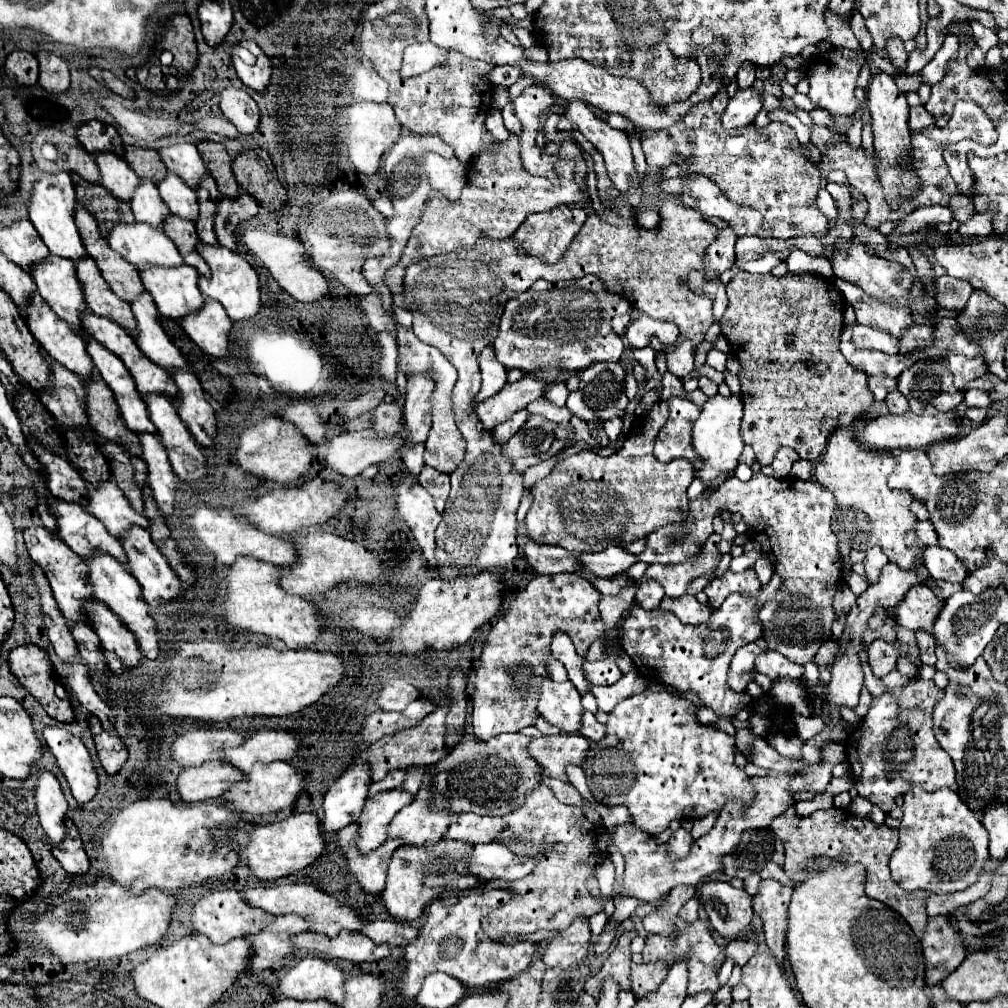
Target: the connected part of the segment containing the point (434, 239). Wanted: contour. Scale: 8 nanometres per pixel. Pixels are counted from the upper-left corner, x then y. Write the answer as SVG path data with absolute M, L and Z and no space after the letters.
M514 133L506 141L488 145L468 163L468 179L456 203L448 203L448 197L442 197L442 193L436 193L426 201L422 217L412 229L412 235L408 239L408 245L404 247L400 261L392 269L388 269L384 277L384 283L388 285L390 293L400 293L406 267L418 259L426 259L438 253L450 253L456 249L470 249L474 241L480 237L480 233L488 233L488 237L494 239L510 237L530 213L548 211L562 203L590 201L590 189L582 189L574 177L576 161L556 161L558 185L554 185L546 177L532 177L530 173L526 173L522 169L518 151L518 137Z

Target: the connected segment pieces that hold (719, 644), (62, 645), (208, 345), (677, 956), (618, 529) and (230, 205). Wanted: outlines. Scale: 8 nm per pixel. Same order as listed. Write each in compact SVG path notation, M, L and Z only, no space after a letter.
M772 575L768 587L760 591L760 597L754 603L754 597L732 593L718 609L712 611L708 623L704 625L684 625L672 613L662 613L660 609L644 611L638 605L632 607L632 613L626 615L620 629L620 643L624 651L632 657L638 673L650 683L666 683L676 691L692 691L712 709L718 717L734 717L752 697L744 693L734 693L726 685L726 673L730 667L732 655L738 647L752 643L762 637L762 625L758 621L758 609L770 601L782 585L780 575Z
M32 563L32 579L38 585L38 597L40 597L40 605L42 605L42 619L46 625L46 633L50 637L50 643L56 651L56 655L62 661L72 661L76 659L76 643L70 635L70 629L66 625L66 619L62 617L54 597L52 597L52 589L48 585L48 579L44 577L42 569Z
M204 301L202 309L180 319L186 335L204 351L214 357L224 357L228 347L228 331L232 327L230 317L218 301Z
M676 917L672 935L648 935L646 937L646 947L642 951L642 957L644 957L644 963L664 963L666 969L672 969L676 961L684 961L688 967L688 995L718 989L716 973L724 961L724 949L714 943L710 929L708 929L708 921L704 919L696 919L694 923L688 923L682 917Z
M658 401L652 405L650 415L634 421L634 429L626 435L624 447L616 455L600 457L592 451L580 451L560 461L550 475L532 487L534 501L526 515L528 537L540 545L560 545L576 553L596 553L604 551L608 545L622 545L640 537L648 537L648 533L668 525L670 521L684 521L688 517L686 489L694 481L696 471L688 459L660 463L654 457L654 441L666 419L668 403Z
M240 189L240 197L236 197L236 201L232 201L230 197L220 197L214 215L214 233L218 243L234 251L236 247L232 233L236 225L244 219L254 217L256 213L258 213L258 201L252 195L248 195L244 189Z

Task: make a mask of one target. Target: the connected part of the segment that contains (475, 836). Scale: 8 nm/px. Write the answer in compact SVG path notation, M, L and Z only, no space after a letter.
M460 813L458 821L448 827L444 839L456 839L464 843L490 843L498 831L504 829L504 821L500 817L482 817L472 813Z

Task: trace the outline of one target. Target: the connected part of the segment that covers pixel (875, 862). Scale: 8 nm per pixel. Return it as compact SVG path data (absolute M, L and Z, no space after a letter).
M788 809L780 817L772 821L772 831L784 841L786 845L786 863L784 871L792 881L804 879L804 869L810 865L816 857L830 857L834 861L854 865L862 863L866 869L866 895L872 899L878 899L898 911L906 923L912 927L912 931L922 937L928 915L926 915L926 899L930 893L924 891L912 891L906 893L892 881L892 875L888 873L888 861L898 845L898 829L888 829L886 825L876 825L870 819L858 819L852 817L848 811L842 809L828 809L828 811L814 811L810 817L798 819L794 815L794 809Z

